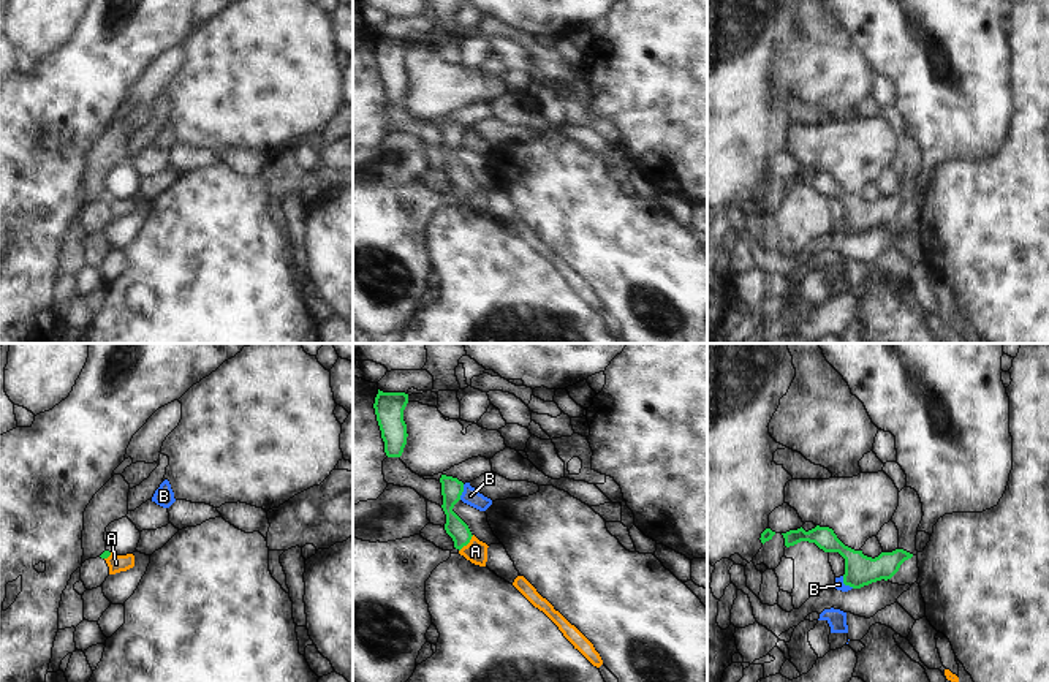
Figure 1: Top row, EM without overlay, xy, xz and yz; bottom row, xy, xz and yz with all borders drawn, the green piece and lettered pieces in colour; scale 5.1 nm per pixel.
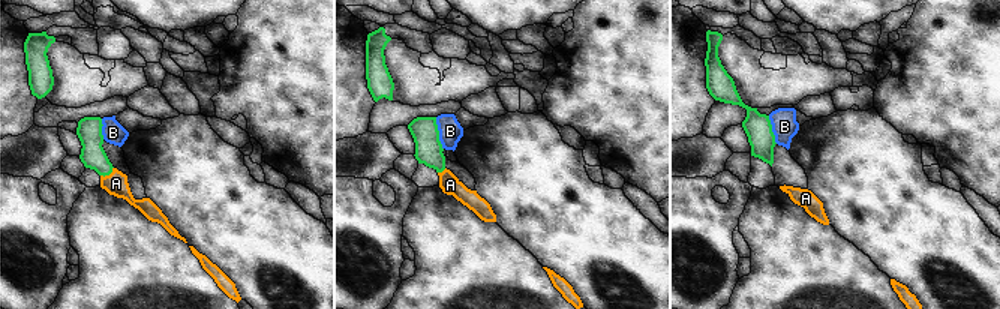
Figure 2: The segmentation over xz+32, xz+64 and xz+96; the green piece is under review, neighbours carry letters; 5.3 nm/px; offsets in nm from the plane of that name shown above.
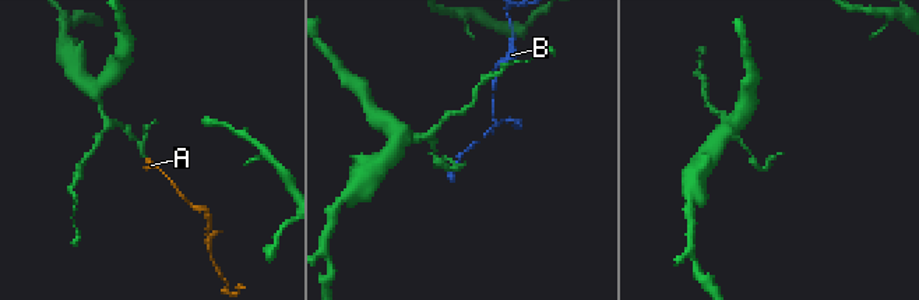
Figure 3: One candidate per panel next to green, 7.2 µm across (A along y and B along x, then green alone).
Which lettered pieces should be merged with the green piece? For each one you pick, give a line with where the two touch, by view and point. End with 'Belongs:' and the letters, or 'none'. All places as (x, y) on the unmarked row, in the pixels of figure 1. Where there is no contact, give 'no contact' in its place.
A: contact xz (467, 189)
Belongs: A

